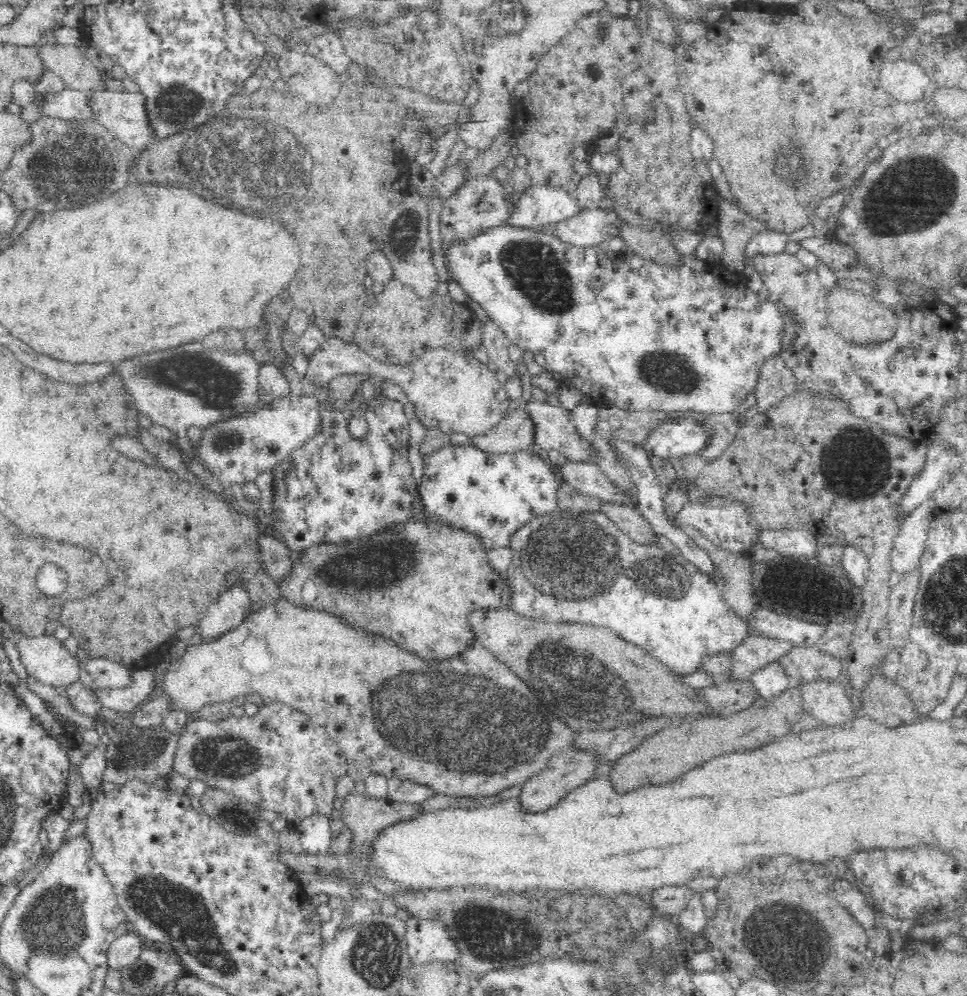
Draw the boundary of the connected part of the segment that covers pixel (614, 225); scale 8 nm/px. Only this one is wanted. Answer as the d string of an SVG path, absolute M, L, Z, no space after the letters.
M584 209L580 214L555 223L553 234L574 246L599 246L626 226L612 209Z

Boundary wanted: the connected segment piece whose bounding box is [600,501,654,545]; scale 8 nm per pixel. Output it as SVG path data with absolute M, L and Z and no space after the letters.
M605 501L600 507L600 512L608 514L608 518L612 518L612 521L616 522L616 526L620 526L620 530L624 530L624 533L628 534L633 541L646 545L653 544L654 531L648 520L640 514L636 507Z

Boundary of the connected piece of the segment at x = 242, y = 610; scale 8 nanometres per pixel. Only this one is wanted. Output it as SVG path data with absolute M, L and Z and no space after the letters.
M241 584L232 586L205 609L205 614L196 623L195 633L202 641L206 641L220 638L222 634L234 630L249 612L249 600Z

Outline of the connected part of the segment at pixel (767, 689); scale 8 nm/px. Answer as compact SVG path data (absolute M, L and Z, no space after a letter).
M778 661L764 665L749 678L754 690L760 694L763 702L769 702L786 689L792 681Z

